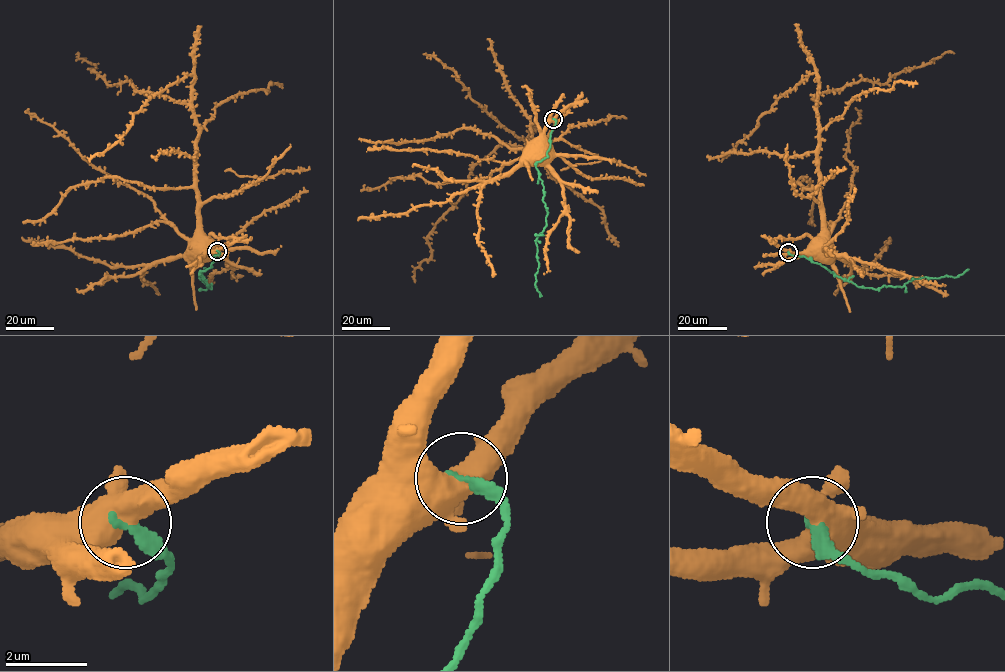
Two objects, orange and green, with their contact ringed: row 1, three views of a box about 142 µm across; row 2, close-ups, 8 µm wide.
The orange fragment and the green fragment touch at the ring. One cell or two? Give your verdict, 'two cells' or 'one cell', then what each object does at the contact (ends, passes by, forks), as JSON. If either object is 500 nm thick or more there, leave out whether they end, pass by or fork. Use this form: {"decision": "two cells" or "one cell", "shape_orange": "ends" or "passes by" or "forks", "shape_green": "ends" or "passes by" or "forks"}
{"decision": "two cells", "shape_orange": "forks", "shape_green": "ends"}

